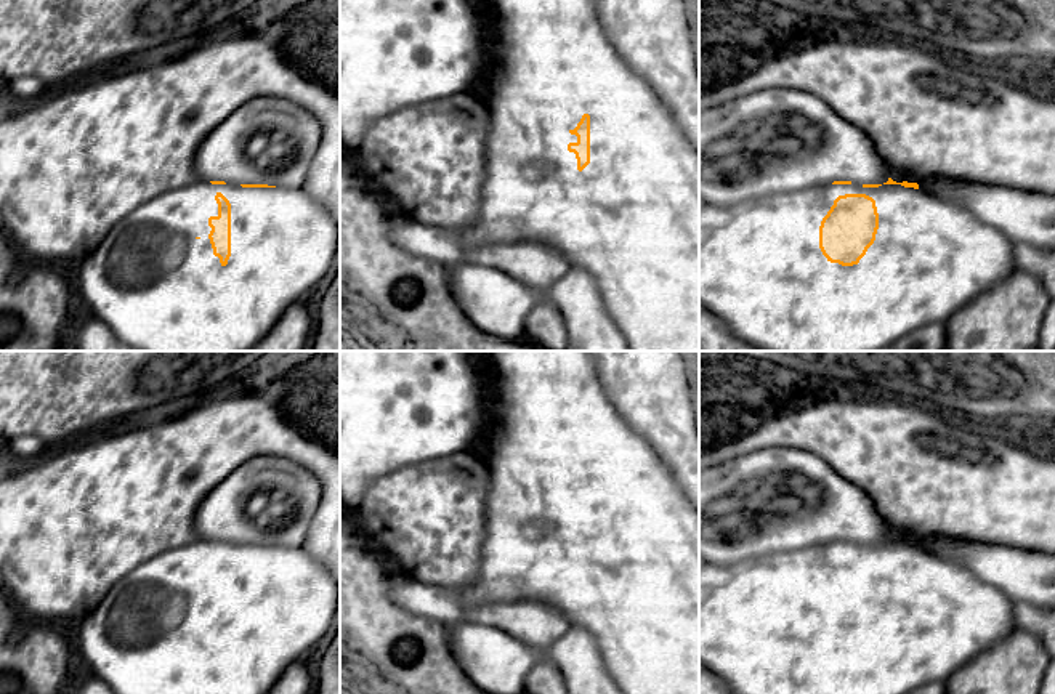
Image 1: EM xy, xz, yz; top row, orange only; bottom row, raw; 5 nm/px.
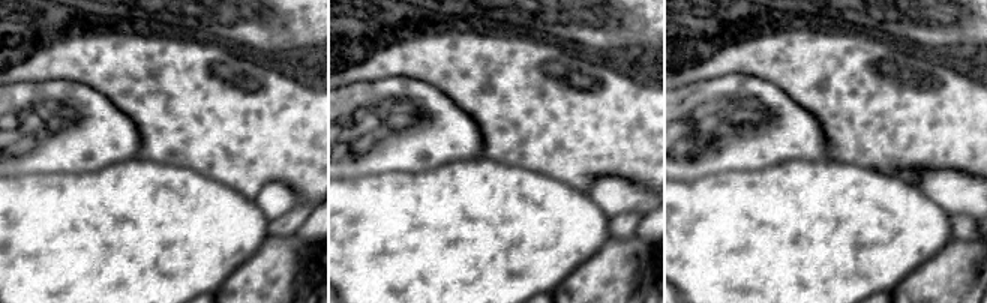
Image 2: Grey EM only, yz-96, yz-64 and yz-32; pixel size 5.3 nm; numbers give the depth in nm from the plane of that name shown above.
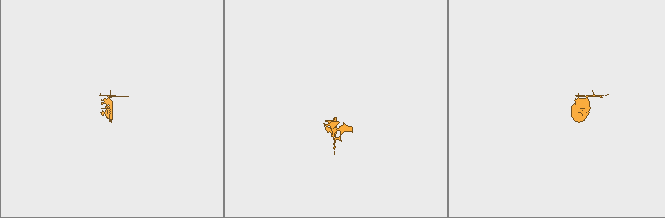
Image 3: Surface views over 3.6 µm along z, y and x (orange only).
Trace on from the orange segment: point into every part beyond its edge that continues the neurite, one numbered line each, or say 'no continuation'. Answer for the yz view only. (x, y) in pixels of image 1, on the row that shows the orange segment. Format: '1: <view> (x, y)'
1: yz (762, 273)

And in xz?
1: xz (630, 218)

